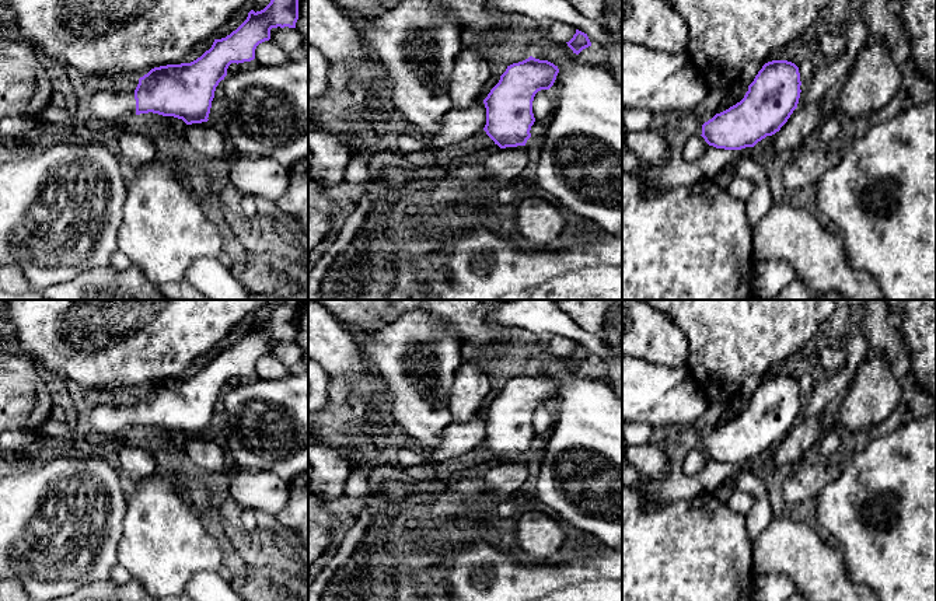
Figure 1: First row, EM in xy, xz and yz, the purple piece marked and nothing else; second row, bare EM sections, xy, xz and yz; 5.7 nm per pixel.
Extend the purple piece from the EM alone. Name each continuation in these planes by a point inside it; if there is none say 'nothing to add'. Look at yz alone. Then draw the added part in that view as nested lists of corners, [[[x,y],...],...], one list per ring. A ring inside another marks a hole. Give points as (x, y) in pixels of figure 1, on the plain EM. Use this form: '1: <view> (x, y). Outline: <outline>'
nothing to add

